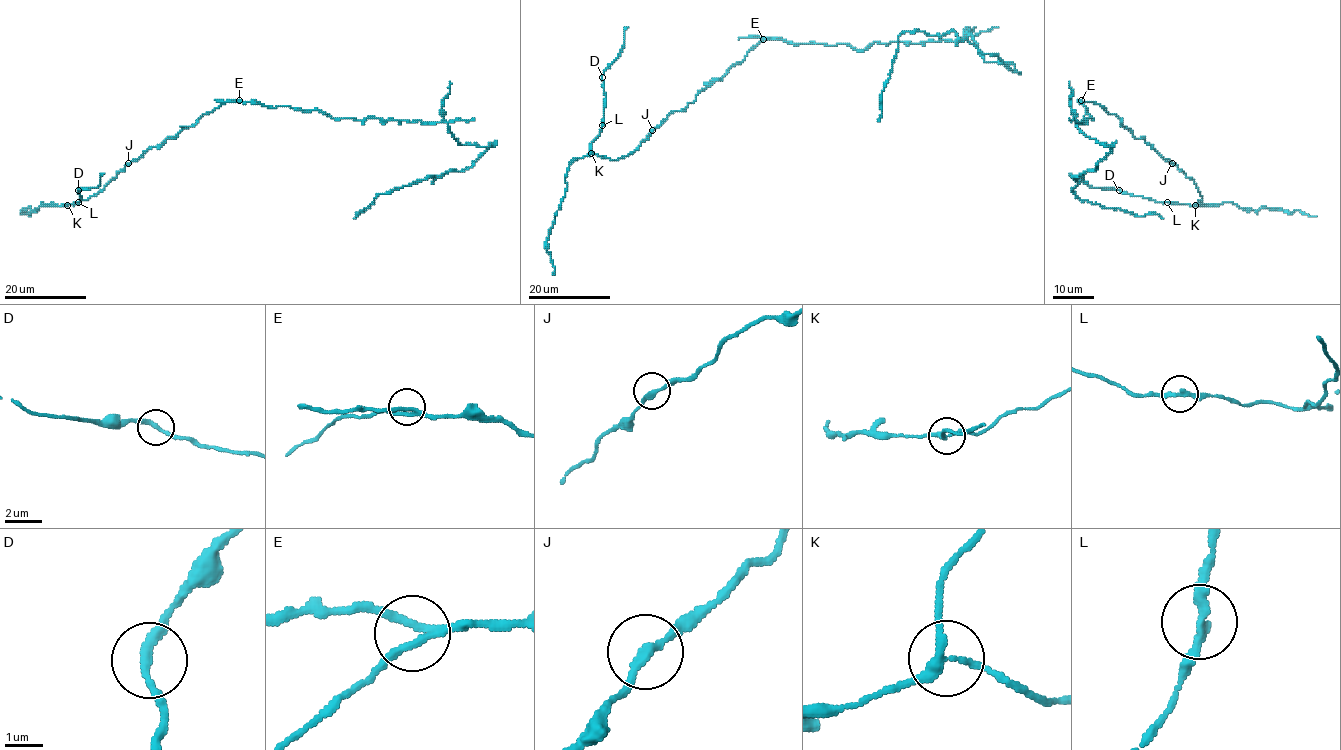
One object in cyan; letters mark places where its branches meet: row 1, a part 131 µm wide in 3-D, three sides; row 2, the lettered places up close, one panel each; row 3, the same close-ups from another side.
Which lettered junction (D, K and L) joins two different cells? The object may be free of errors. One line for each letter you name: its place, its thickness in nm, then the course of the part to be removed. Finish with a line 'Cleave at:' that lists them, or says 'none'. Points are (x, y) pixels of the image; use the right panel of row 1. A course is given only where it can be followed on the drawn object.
K: Place: (1195, 205). Thickness 220 nm. Course of the part to remove: (1194, 205), (1195, 183), (1080, 102), (1092, 119), (1077, 128), (1111, 150), (1074, 193), (1164, 219)
Cleave at: K

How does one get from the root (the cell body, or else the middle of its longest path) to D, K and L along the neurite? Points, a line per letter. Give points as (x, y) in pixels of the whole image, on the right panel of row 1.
D: (1087, 110), (1080, 102), (1117, 115), (1190, 178), (1201, 198), (1193, 205), (1155, 202), (1119, 190)
K: (1087, 110), (1080, 102), (1100, 104), (1117, 115), (1135, 138), (1145, 138), (1180, 169), (1201, 195), (1194, 205)
L: (1087, 110), (1080, 102), (1117, 115), (1201, 195), (1193, 205), (1167, 202)

